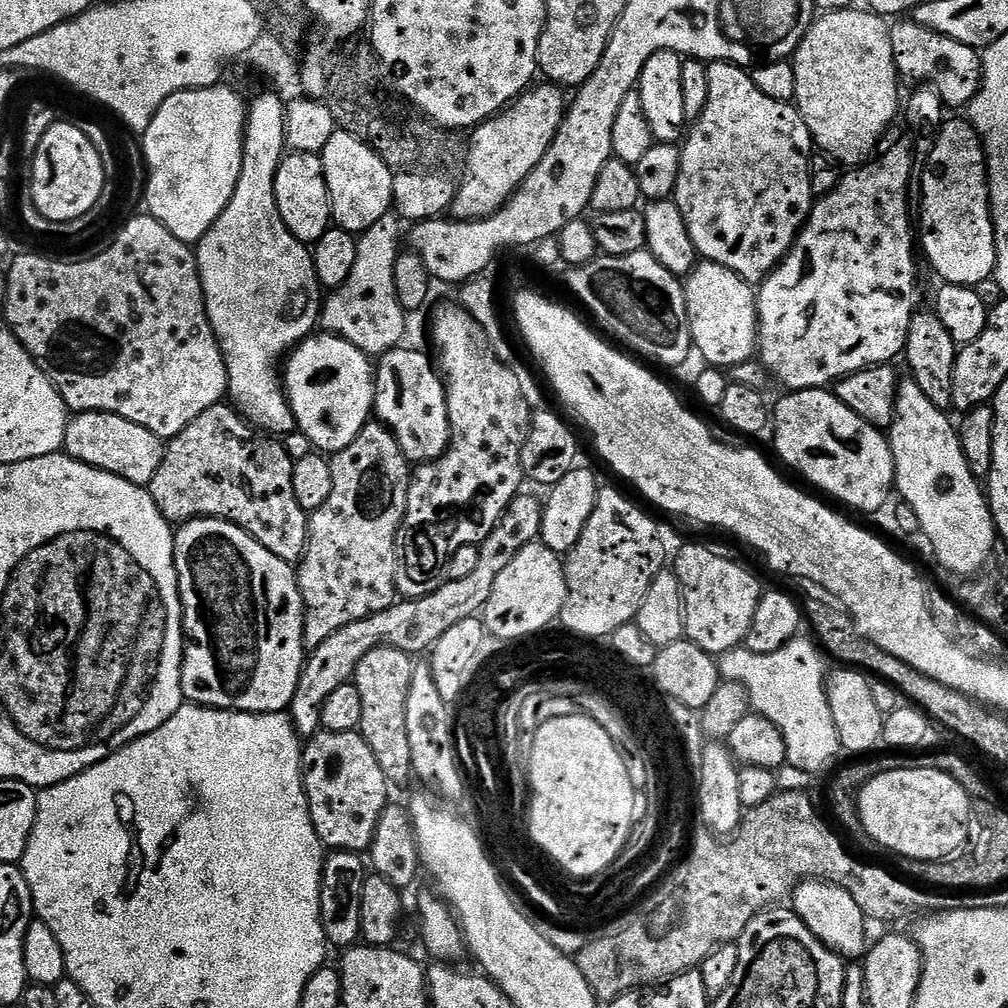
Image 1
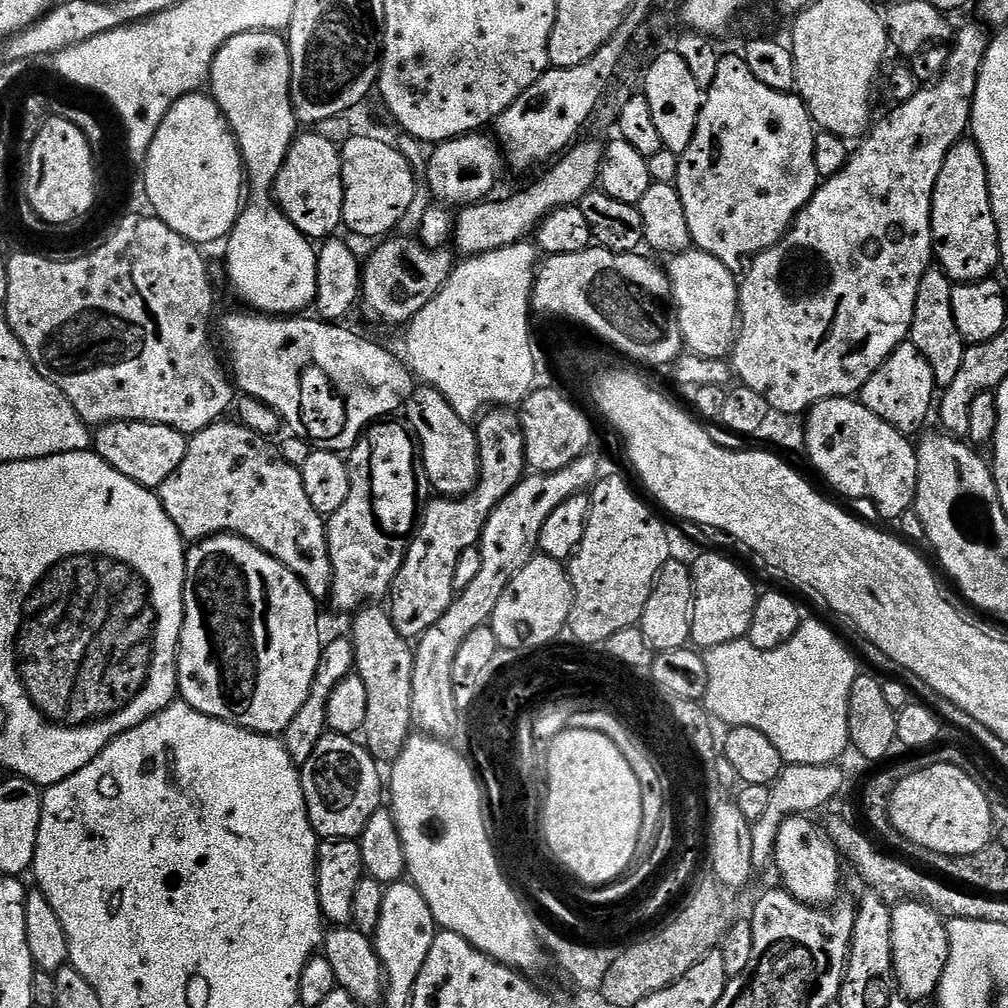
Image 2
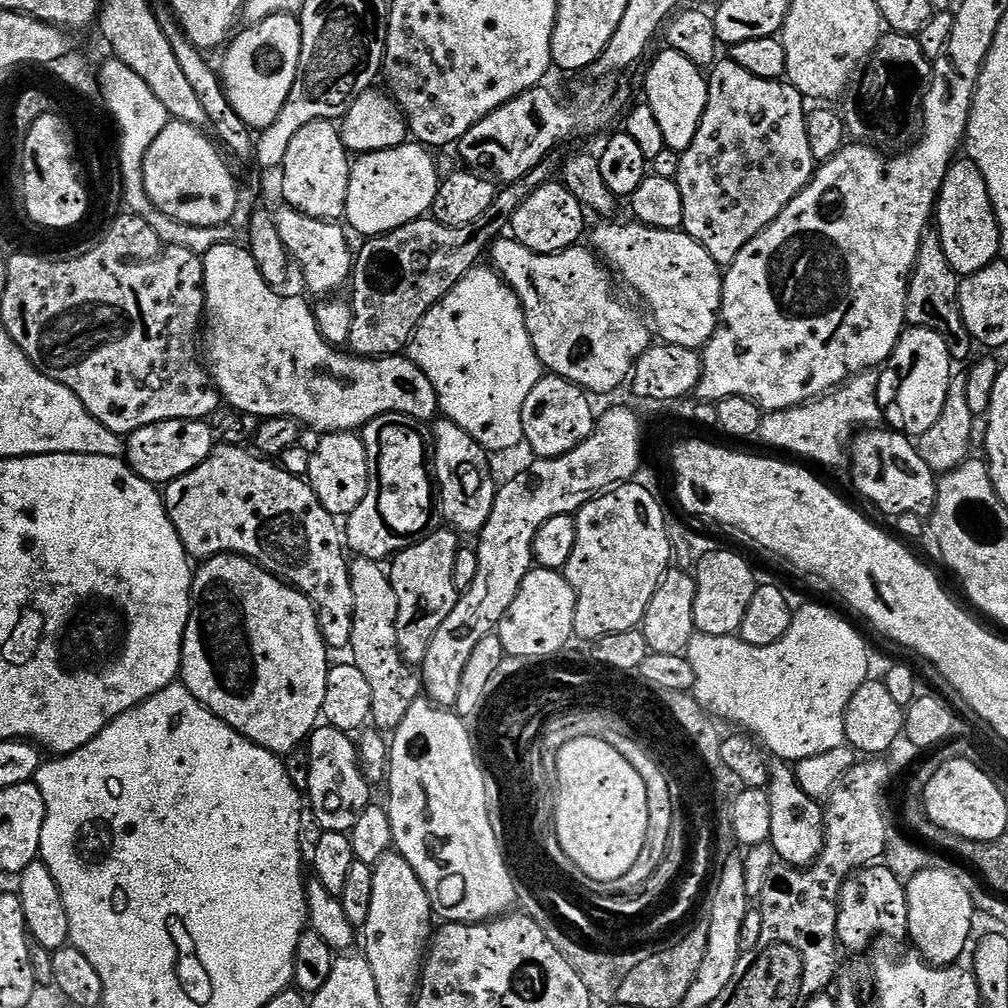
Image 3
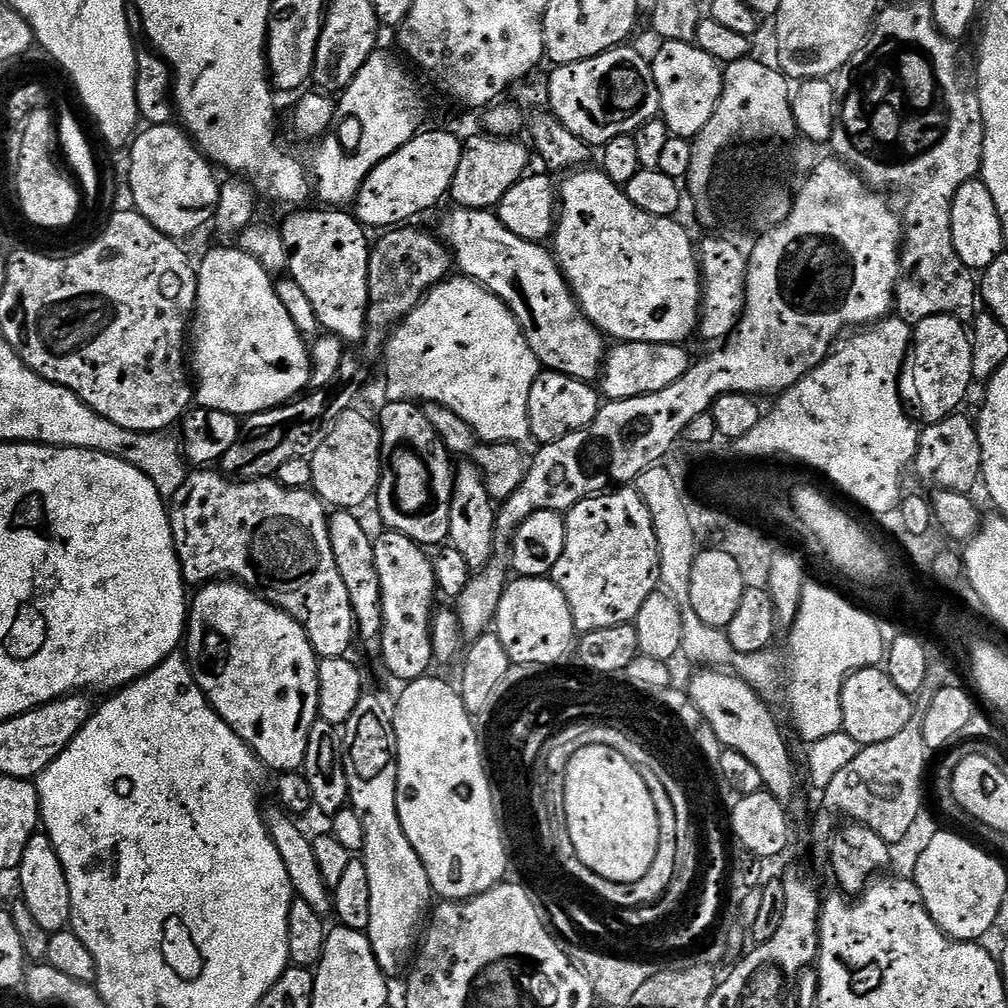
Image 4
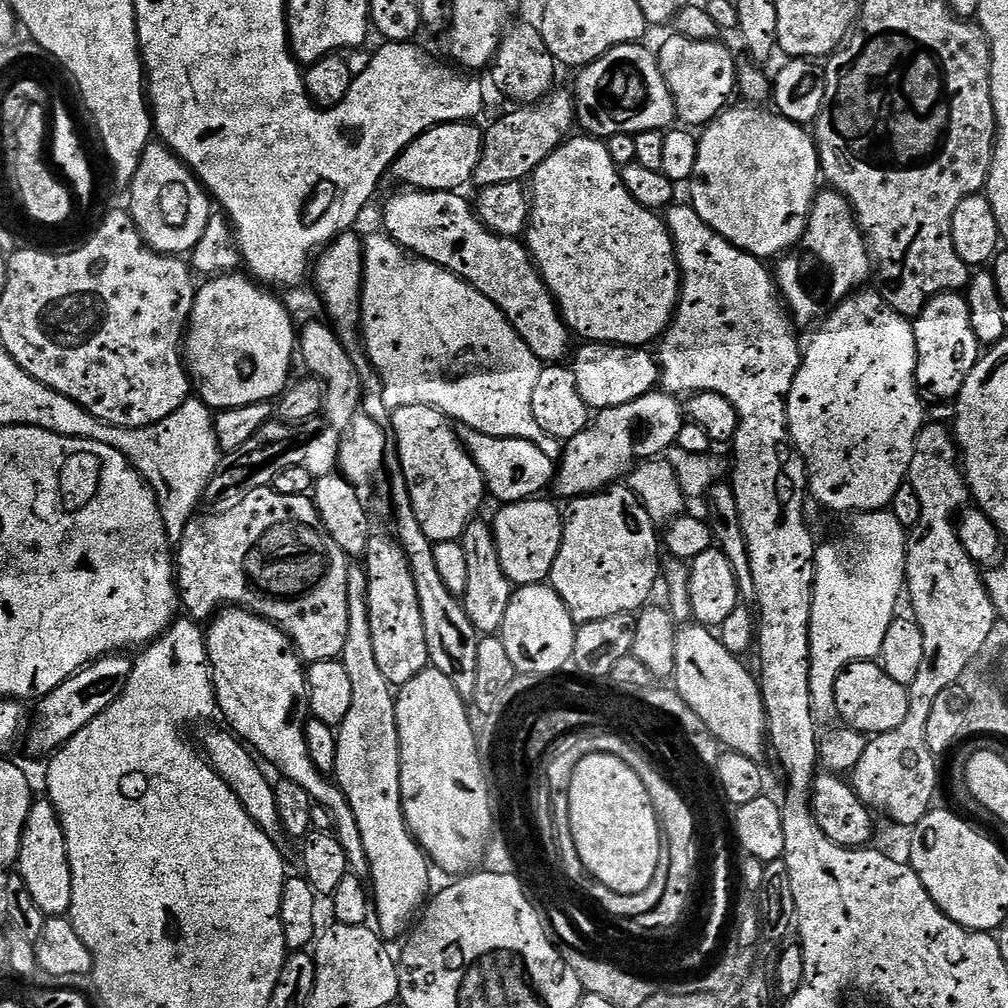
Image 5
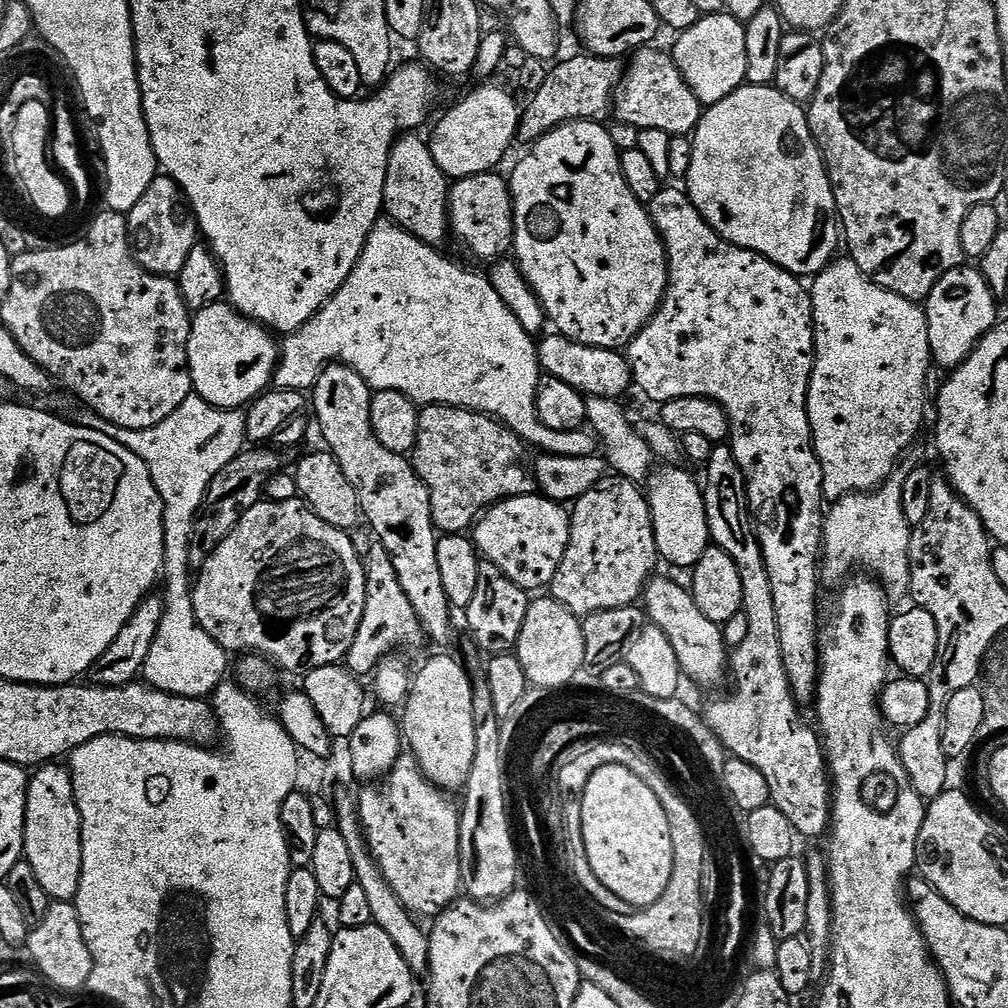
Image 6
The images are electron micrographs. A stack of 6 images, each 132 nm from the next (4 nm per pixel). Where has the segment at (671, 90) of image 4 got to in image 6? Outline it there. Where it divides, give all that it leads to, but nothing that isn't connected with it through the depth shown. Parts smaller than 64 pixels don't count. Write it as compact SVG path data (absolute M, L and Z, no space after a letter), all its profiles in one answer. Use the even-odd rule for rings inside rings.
M727 11L701 16L690 30L679 33L675 40L676 45L670 48L672 61L701 106L722 102L746 84L746 28L745 21L737 16L729 16Z

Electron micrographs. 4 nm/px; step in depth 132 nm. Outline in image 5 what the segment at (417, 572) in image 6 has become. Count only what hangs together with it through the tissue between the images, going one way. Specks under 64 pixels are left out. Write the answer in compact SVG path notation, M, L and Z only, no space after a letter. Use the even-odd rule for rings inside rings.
M310 322L298 334L298 352L307 370L322 381L324 391L323 415L325 421L337 432L346 432L361 411L363 384L351 360L348 349L335 329L327 323Z

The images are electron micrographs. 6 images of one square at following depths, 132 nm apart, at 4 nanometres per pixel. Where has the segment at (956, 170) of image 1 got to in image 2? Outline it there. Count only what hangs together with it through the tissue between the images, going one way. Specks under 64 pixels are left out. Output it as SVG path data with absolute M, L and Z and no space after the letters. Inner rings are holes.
M971 138L959 140L946 154L942 170L938 170L938 182L932 195L932 247L938 264L940 260L939 267L953 282L975 282L991 277L1000 263L1000 243L990 202L986 162Z

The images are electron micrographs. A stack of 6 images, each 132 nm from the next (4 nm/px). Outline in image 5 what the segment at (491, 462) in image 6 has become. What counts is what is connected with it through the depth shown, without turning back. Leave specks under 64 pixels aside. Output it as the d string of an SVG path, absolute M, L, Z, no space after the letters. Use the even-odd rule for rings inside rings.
M402 406L391 413L394 447L400 452L406 482L409 483L410 498L413 500L414 514L423 534L433 545L459 541L473 519L481 515L480 507L486 499L486 487L482 470L460 441L457 425L434 406Z

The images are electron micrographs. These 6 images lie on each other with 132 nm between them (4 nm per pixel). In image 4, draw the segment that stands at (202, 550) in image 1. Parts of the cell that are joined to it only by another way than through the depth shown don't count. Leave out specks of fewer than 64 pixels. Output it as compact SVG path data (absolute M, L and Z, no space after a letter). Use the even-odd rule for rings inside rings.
M221 578L215 582L209 582L195 589L188 606L188 626L186 629L186 659L192 668L194 678L202 690L202 694L210 702L210 706L225 720L238 734L238 738L245 740L251 746L261 765L265 769L273 768L276 774L295 772L303 769L306 758L306 746L308 735L318 719L320 707L318 706L318 670L320 669L318 657L312 648L310 638L306 630L296 619L280 608L275 608L267 598L259 591L253 590L249 585L233 582L228 578Z

